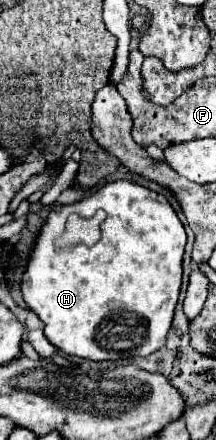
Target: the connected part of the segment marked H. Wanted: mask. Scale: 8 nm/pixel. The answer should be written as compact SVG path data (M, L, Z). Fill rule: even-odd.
M128 180L110 182L90 198L70 206L56 206L50 212L38 242L30 252L30 262L22 276L24 302L46 324L44 336L64 354L88 360L124 360L134 356L148 356L166 344L166 336L172 326L182 284L184 246L186 230L166 196ZM96 210L104 210L108 214L102 224L102 238L98 244L90 248L76 246L72 250L54 248L54 240L62 236L66 218L72 212Z

